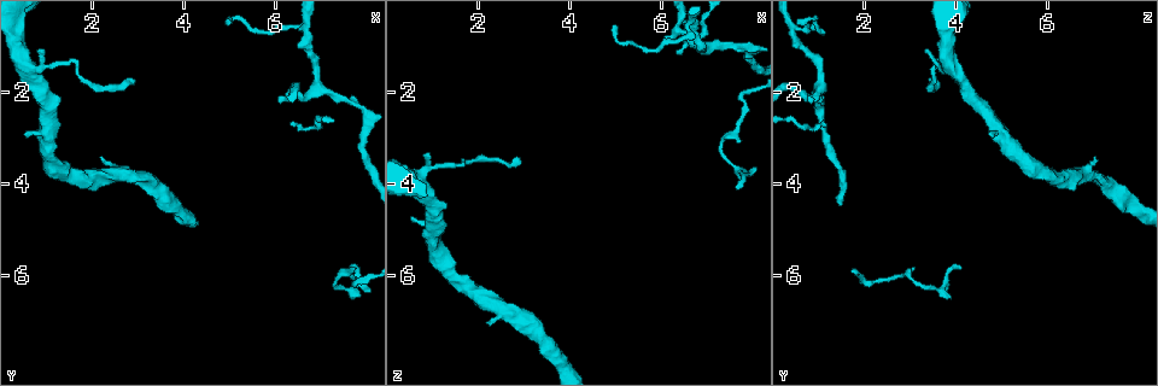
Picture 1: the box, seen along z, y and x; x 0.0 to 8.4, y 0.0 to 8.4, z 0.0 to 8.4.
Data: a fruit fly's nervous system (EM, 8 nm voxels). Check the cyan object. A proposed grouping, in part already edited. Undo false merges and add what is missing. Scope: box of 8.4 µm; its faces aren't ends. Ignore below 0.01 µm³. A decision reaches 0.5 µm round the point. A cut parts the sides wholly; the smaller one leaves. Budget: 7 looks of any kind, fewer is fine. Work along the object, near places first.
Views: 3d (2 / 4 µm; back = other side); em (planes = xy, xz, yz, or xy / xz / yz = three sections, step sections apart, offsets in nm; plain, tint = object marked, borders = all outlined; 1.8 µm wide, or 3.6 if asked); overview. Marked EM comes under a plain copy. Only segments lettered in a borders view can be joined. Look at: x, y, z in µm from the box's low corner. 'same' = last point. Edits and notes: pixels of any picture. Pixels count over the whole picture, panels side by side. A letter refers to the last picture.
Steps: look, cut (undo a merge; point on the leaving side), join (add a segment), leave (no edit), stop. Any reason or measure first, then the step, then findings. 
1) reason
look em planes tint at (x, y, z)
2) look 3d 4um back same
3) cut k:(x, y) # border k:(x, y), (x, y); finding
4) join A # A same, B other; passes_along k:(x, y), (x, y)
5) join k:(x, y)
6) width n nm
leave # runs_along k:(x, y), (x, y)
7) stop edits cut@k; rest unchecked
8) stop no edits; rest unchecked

sharp bend
look 3d 4um at (7.80, 6.15, 2.20)

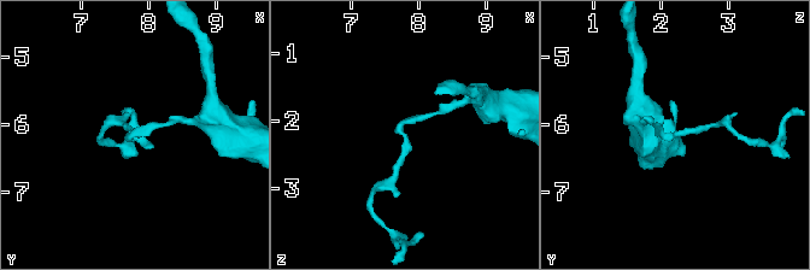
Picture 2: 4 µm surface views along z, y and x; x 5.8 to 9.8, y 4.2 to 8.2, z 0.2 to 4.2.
look em yz step 4 tint at (7.75, 6.15, 2.15)

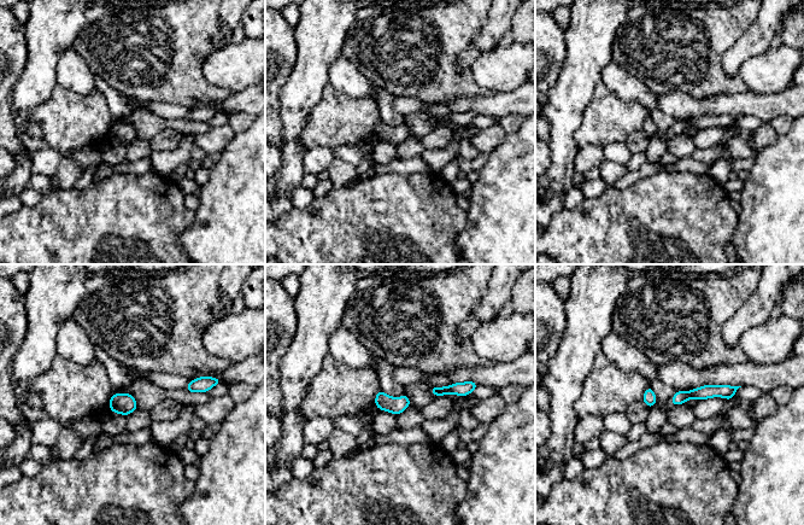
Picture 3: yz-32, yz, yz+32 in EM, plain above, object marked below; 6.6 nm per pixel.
look em planes borders same

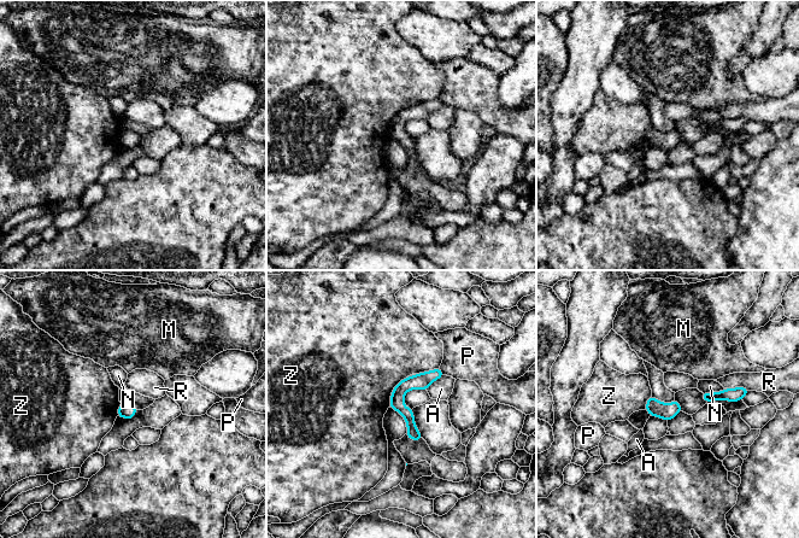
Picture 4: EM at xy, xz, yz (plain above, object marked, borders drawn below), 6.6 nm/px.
leave # A other, M other, N other, P other, R other, Z other; runs_along 4:(439, 373), (399, 393), (415, 437); one neuron here

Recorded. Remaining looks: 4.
thin end
look em 3.6um planes borders at (6.05, 2.15, 0.85)

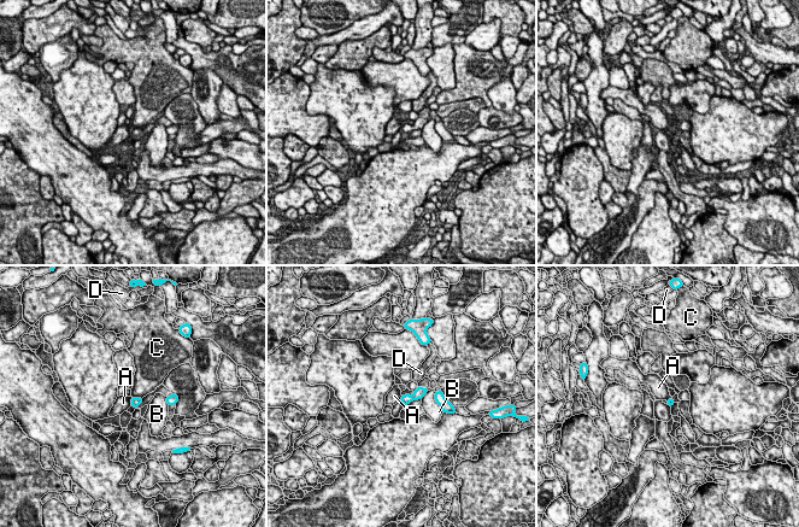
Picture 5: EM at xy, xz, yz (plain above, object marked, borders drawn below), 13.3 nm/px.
width 90 nm; longest_contact B 280 nm
leave # A other, B other, C other, D other; no lettered segment goes on from it

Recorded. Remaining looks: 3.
free end
look 3d 2um at (0.55, 3.00, 4.80)

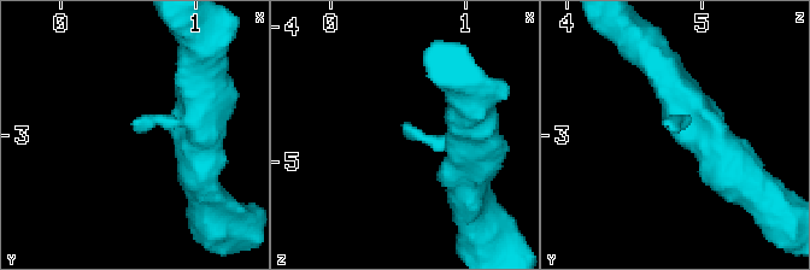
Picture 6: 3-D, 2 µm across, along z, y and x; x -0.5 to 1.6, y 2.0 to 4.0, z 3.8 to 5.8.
look em yz step 4 tint at (0.56, 2.94, 4.72)

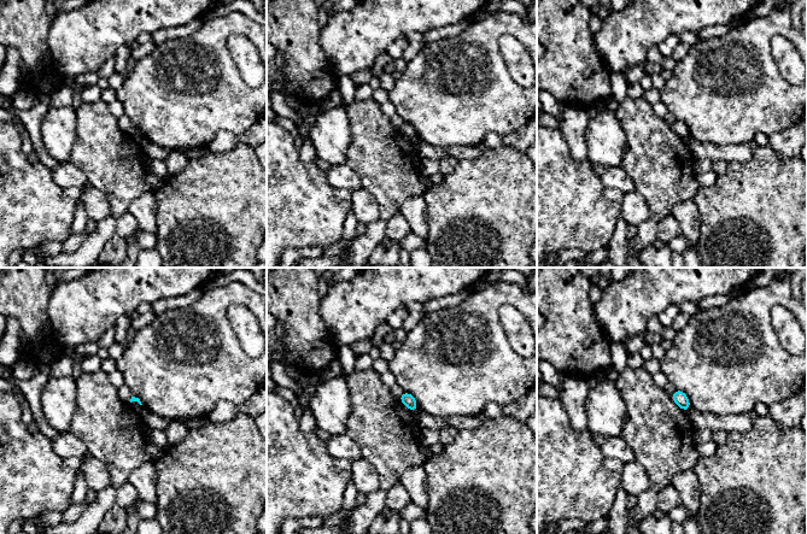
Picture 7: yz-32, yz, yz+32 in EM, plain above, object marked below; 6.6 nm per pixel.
look em planes borders same

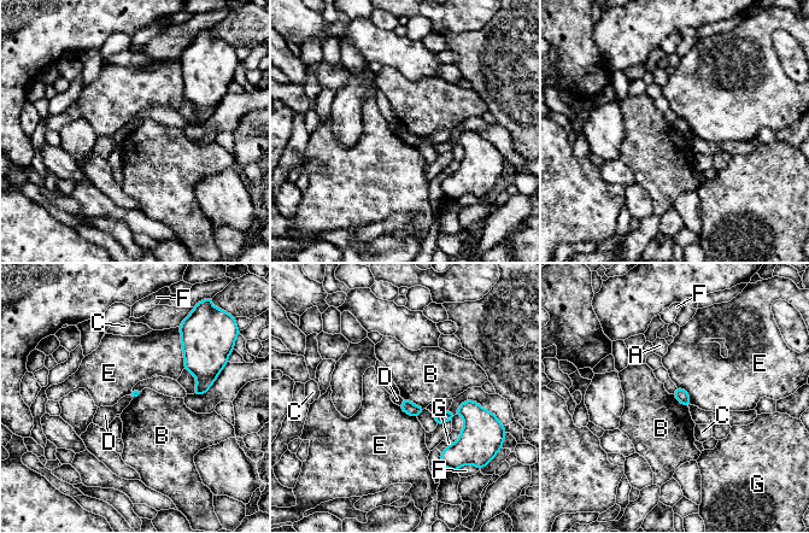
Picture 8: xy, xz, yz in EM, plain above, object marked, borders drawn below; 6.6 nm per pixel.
longest_contact E 280 nm
leave # A other, B other, C other, D other, E other, F other, G other; border 8:(402, 397), (424, 408); none of them fits

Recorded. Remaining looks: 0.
stop no edits; rest unchecked

